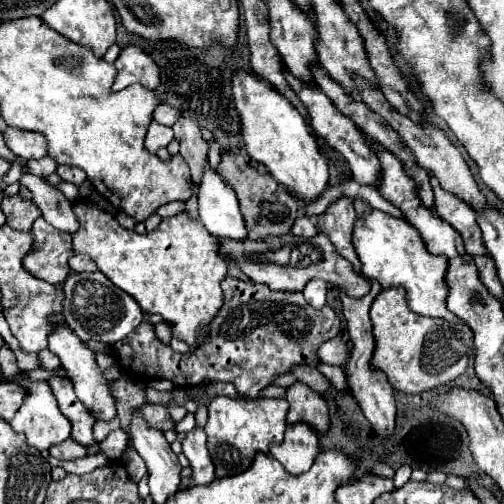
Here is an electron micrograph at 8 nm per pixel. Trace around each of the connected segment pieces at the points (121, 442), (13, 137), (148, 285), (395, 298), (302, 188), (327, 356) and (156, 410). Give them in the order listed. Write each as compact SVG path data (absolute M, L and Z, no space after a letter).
M116 429L100 443L100 453L110 459L120 459L126 447L128 447L128 437L124 435L122 429Z
M8 127L4 131L4 143L22 159L42 159L46 155L46 139L40 133Z
M84 201L74 203L74 213L80 221L80 229L74 239L74 251L90 255L98 269L122 291L136 299L146 313L158 313L166 323L172 325L172 337L182 339L188 345L202 345L208 339L208 323L218 315L224 299L220 281L226 277L226 261L218 255L218 241L210 235L200 221L192 221L186 213L176 217L164 217L158 229L148 235L138 235L118 225L118 221L98 207L90 207Z
M402 287L384 289L372 303L370 311L376 337L372 369L380 369L392 383L394 391L420 395L422 391L430 391L464 373L474 351L472 331L468 325L416 315L410 311Z
M244 71L234 75L232 93L242 119L242 137L248 155L258 163L264 163L276 183L280 183L290 195L298 197L304 203L318 199L328 187L328 159L320 155L316 139L308 131L296 107L284 95L274 91L264 79L258 75L248 75Z
M332 339L328 343L324 343L318 351L320 355L320 361L322 363L328 363L328 365L346 365L348 361L348 347L342 339Z
M148 403L144 407L140 407L140 413L146 417L146 421L158 429L158 431L168 431L168 429L174 429L176 423L172 423L170 415L168 415L168 409L164 405L154 405L154 403Z

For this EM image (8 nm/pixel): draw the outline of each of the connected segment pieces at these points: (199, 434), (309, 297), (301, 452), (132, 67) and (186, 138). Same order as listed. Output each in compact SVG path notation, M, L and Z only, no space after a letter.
M196 427L190 433L186 433L182 441L182 449L186 459L190 461L192 469L192 481L196 485L208 485L216 479L214 475L214 463L210 459L210 453L206 449L206 433L204 429Z
M312 279L306 287L304 287L304 297L306 301L314 307L314 309L320 309L326 305L326 283L322 279Z
M288 425L282 445L270 447L270 455L278 459L290 475L306 473L318 453L318 435L308 425Z
M126 47L116 59L118 77L114 81L114 91L126 89L132 83L142 83L148 89L156 89L160 85L160 67L158 63L146 55L140 47Z
M182 117L172 129L174 129L174 137L180 141L180 155L186 159L186 163L192 169L194 195L198 195L200 179L204 173L204 167L208 165L208 143L202 139L200 129L192 119Z

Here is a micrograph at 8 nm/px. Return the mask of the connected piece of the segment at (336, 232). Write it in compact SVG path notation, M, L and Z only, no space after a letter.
M338 199L326 209L326 213L318 215L320 231L332 241L336 251L352 263L354 271L360 273L360 259L356 259L356 251L352 247L354 223L356 223L356 211L352 207L352 199Z

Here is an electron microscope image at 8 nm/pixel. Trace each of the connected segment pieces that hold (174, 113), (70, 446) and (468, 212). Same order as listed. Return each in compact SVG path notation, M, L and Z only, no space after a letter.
M161 103L153 113L153 119L155 121L170 127L173 126L180 116L182 116L182 113L178 109L166 103Z
M66 439L64 443L56 445L56 447L50 447L50 455L56 457L56 459L80 459L80 457L86 457L86 447L76 443L74 439Z
M432 177L430 183L434 189L436 215L442 217L448 225L452 225L462 235L468 255L488 255L482 235L480 235L480 227L476 223L474 209L470 205L466 205L462 199L458 199L456 195L444 191L436 177Z

